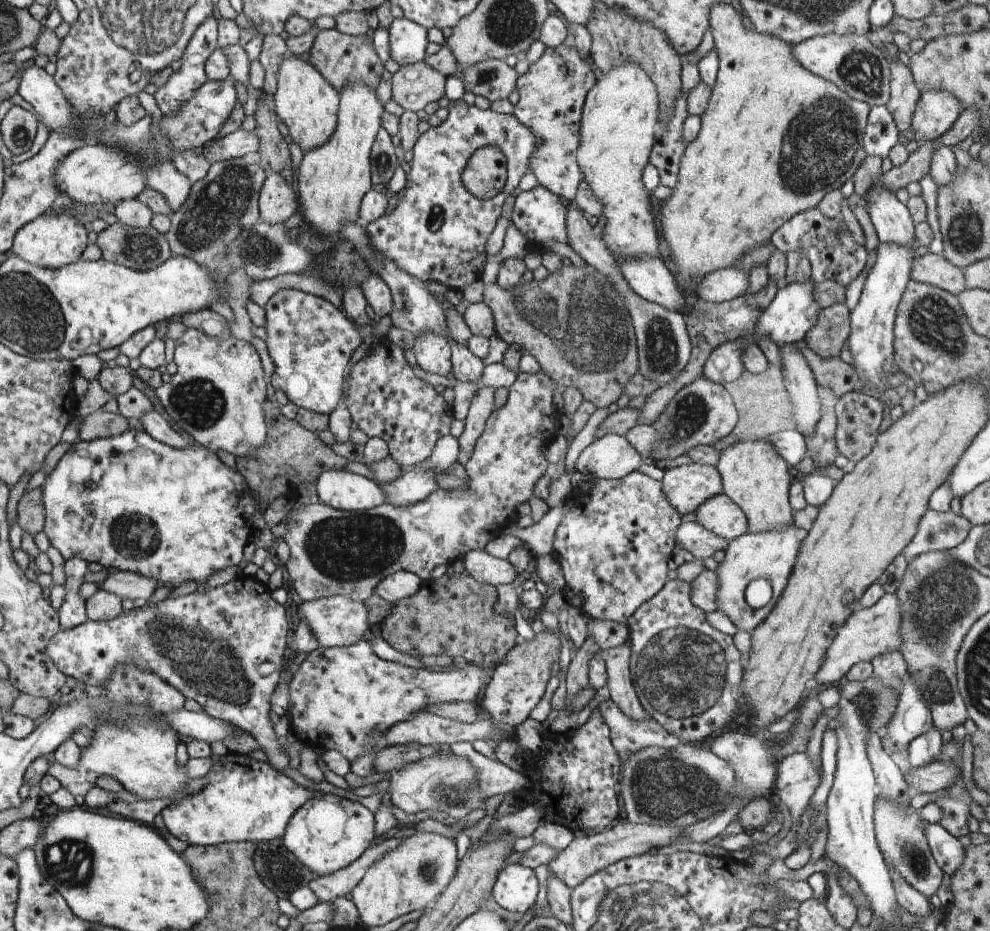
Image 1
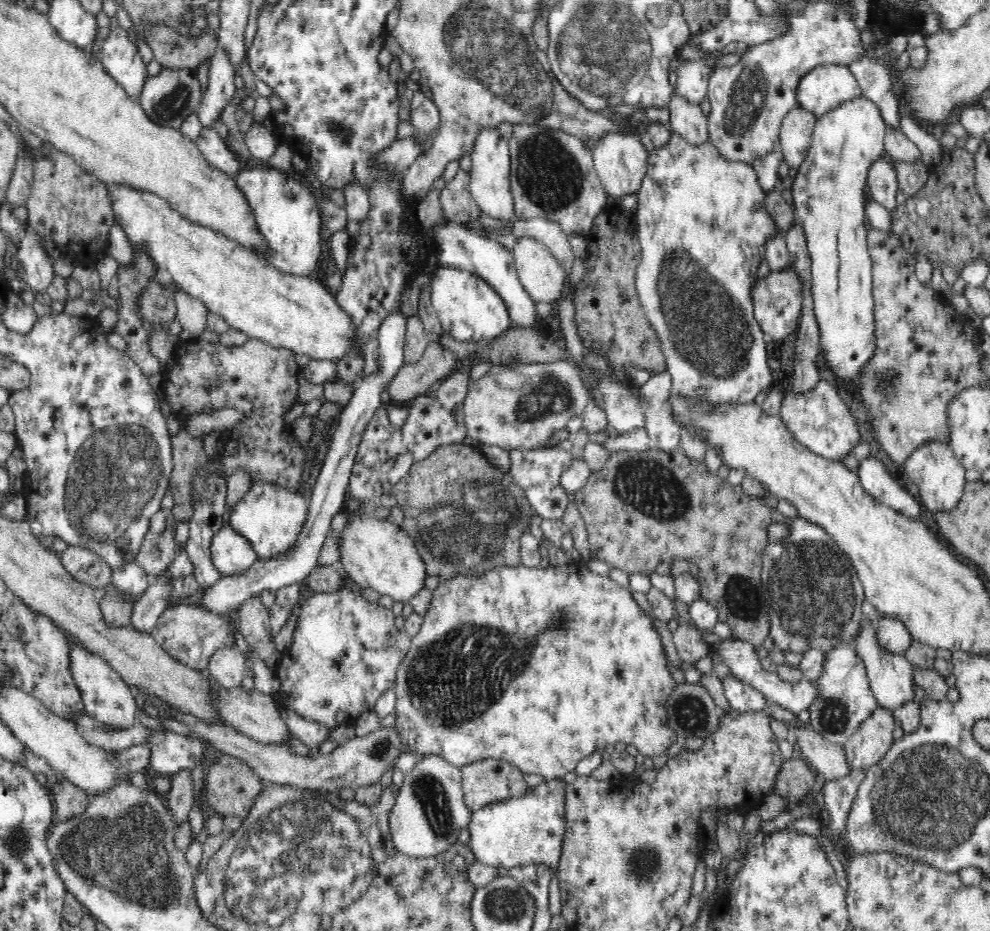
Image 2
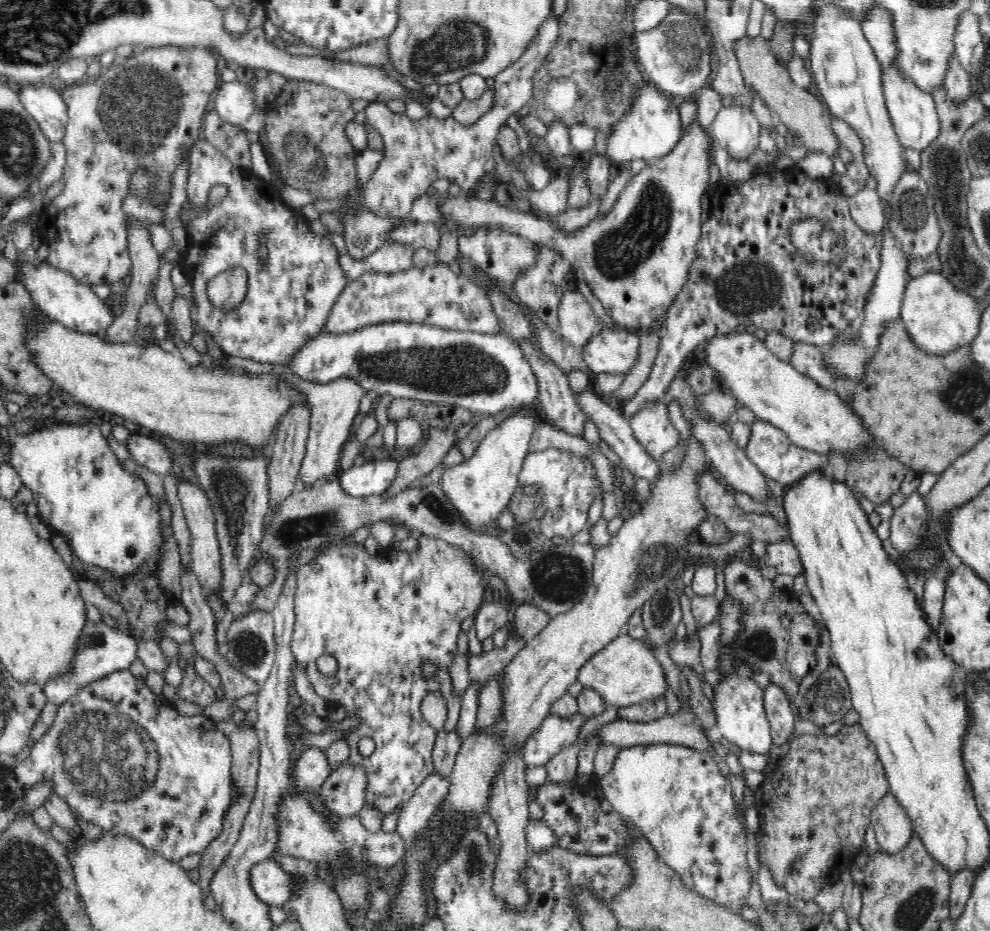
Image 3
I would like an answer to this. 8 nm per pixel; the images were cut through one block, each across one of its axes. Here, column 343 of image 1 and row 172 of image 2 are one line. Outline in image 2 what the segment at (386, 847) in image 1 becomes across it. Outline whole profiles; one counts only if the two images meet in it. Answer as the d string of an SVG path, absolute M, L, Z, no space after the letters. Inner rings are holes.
M884 159L874 160L866 178L867 196L891 210L897 206L898 190L897 170Z

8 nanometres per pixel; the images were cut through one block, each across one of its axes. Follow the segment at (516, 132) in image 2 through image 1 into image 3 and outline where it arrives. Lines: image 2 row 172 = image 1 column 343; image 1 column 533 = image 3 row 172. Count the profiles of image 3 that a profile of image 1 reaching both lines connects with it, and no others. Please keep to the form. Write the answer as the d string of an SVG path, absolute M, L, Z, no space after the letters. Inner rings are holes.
M551 15L549 20L538 30L538 35L530 42L528 49L522 54L522 58L495 76L493 108L490 108L490 111L483 115L476 124L462 127L452 117L440 119L428 116L421 120L410 120L405 113L396 114L396 112L389 110L385 102L369 101L366 110L364 110L366 123L381 134L384 143L383 159L379 162L376 172L370 176L370 180L360 186L360 190L354 188L348 190L346 193L346 205L340 208L339 212L320 214L319 219L326 227L328 234L338 233L338 235L343 236L344 216L348 212L356 211L359 207L366 207L382 218L404 219L412 210L416 200L425 195L426 192L433 190L432 184L440 178L446 178L451 184L460 186L461 192L464 192L464 194L468 194L468 192L476 194L480 190L478 188L480 176L496 174L496 162L493 160L498 154L496 147L498 131L501 130L510 115L518 113L523 106L528 105L533 93L532 76L536 74L536 71L544 63L548 52L551 52L552 46L559 36L559 26L560 20Z

